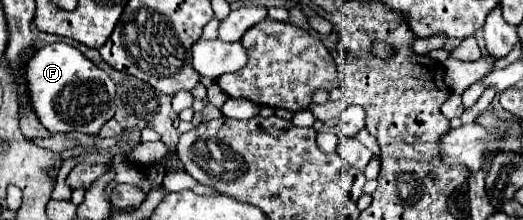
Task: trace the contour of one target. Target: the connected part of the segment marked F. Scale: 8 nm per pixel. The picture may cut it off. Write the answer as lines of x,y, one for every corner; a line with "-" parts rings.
63,41
35,51
27,63
27,93
39,123
51,133
99,133
115,115
115,83
79,49

